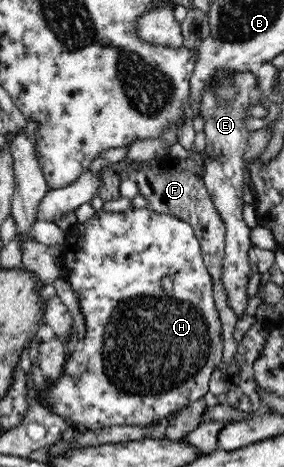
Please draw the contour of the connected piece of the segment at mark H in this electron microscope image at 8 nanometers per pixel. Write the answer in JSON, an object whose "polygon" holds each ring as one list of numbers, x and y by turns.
{"polygon":[[148,208,131,209,126,212,105,212,101,209,88,222,76,223,70,227,63,245,62,258,63,275,70,281,77,296,77,302,80,303,80,311,86,321,86,331,82,348,69,350,70,354,64,363,62,376,52,382,47,382,47,387,37,390,37,398,42,404,61,416,67,426,82,424,87,430,96,430,125,424,144,426,148,420,138,420,138,418,154,410,158,412,158,418,166,416,168,412,181,410,209,392,210,374,222,362,222,322,220,322,217,302,214,299,214,279,203,261,200,240,196,239,195,229,191,223,168,214,158,214]]}

